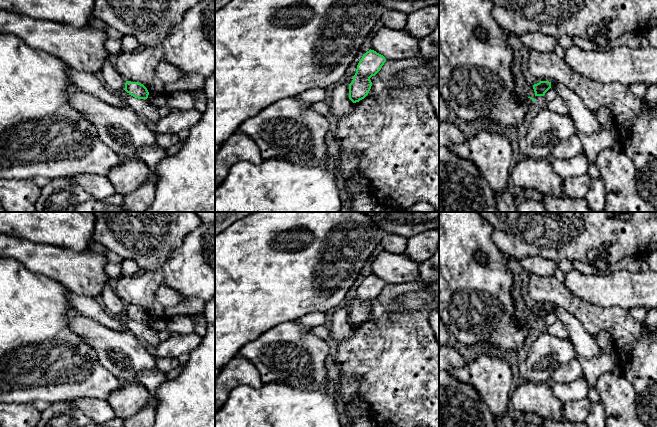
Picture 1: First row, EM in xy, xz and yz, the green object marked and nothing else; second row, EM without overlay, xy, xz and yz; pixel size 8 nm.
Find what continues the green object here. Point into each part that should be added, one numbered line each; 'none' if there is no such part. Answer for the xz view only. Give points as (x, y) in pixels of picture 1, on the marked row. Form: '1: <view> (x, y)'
none

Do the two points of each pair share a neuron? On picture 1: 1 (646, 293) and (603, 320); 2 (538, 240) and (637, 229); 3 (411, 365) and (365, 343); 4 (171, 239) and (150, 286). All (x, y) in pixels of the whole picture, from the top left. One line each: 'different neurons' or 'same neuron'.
1: different neurons
2: same neuron
3: same neuron
4: different neurons

